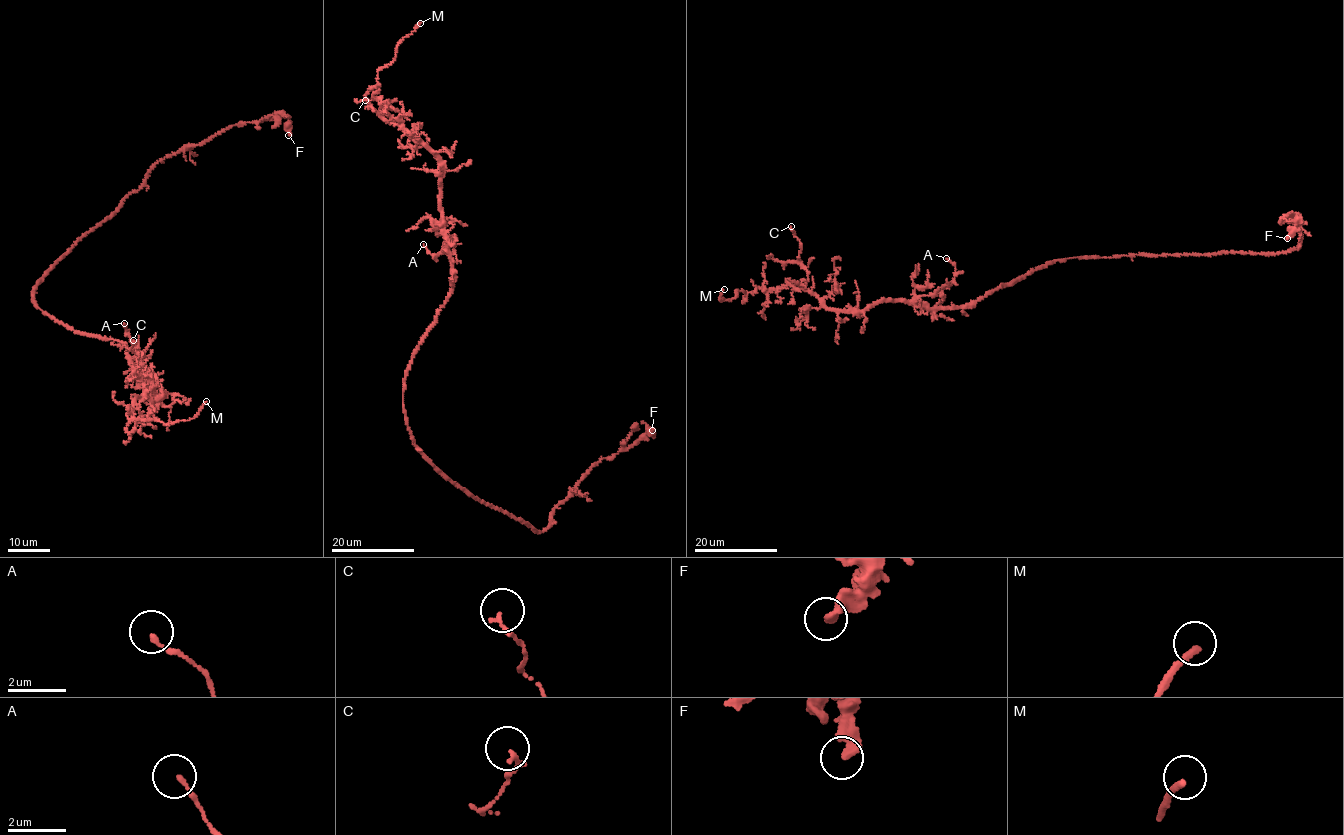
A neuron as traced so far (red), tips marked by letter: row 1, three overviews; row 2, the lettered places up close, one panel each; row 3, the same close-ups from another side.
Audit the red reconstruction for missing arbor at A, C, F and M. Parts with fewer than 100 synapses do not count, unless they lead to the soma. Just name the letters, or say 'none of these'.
M

